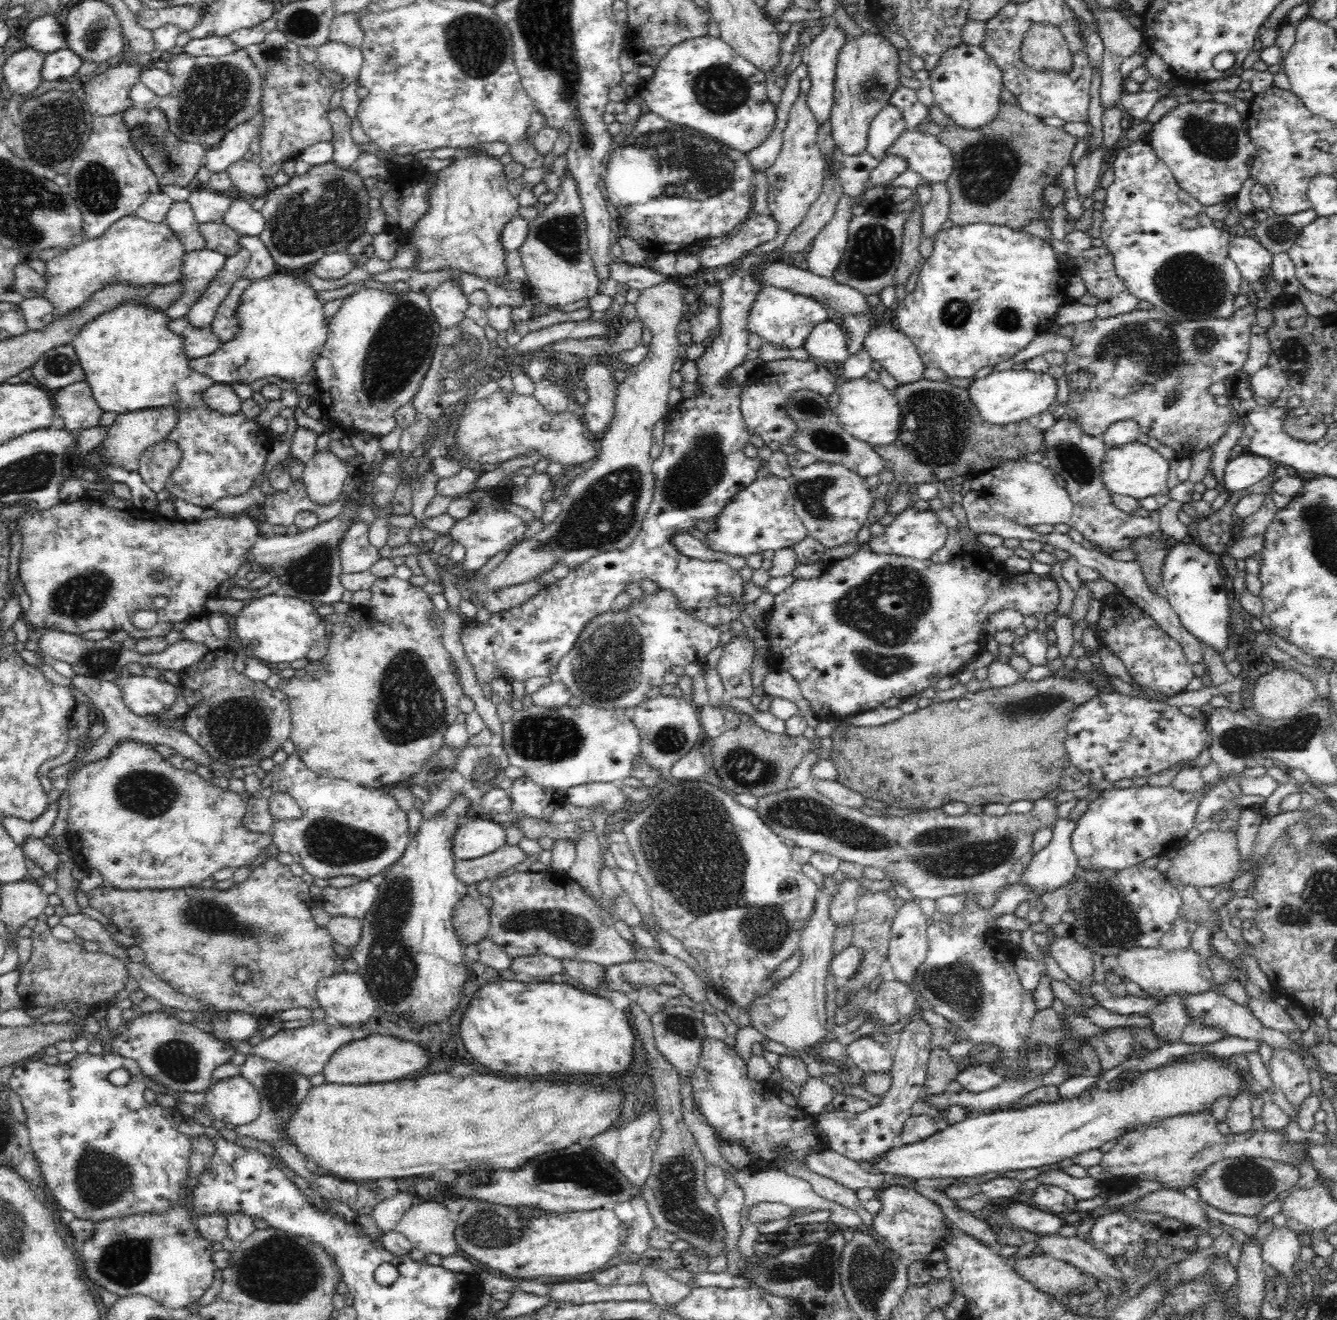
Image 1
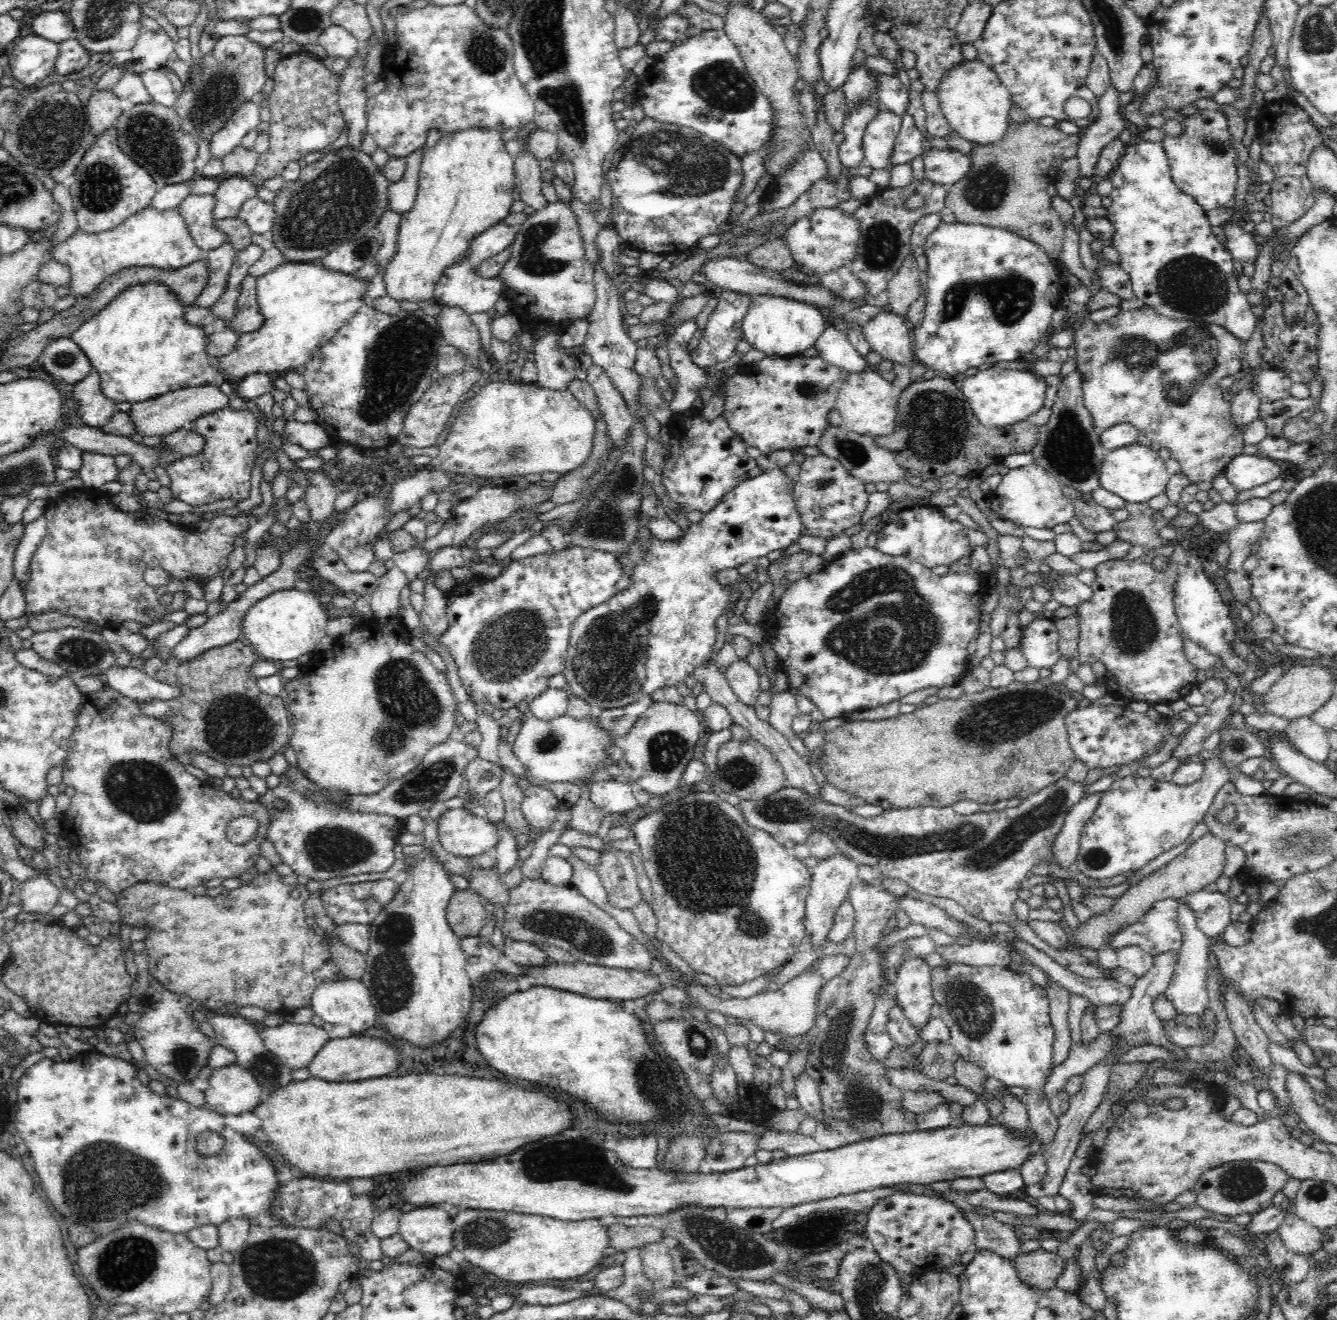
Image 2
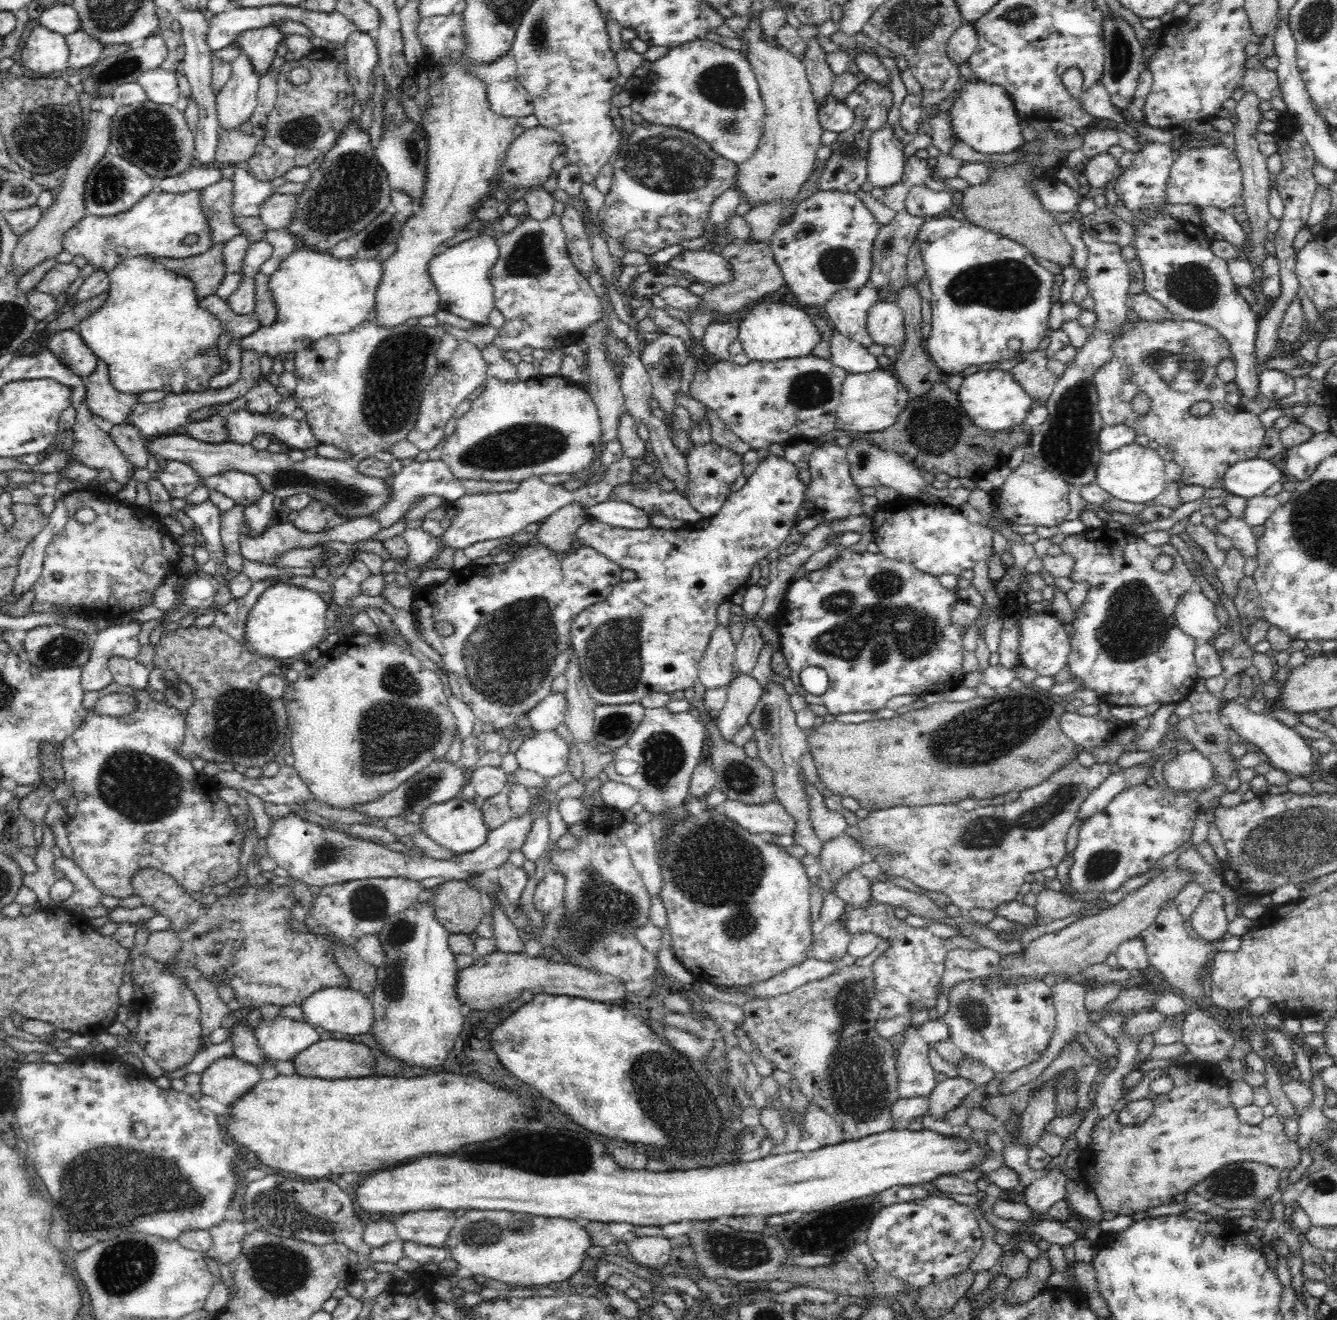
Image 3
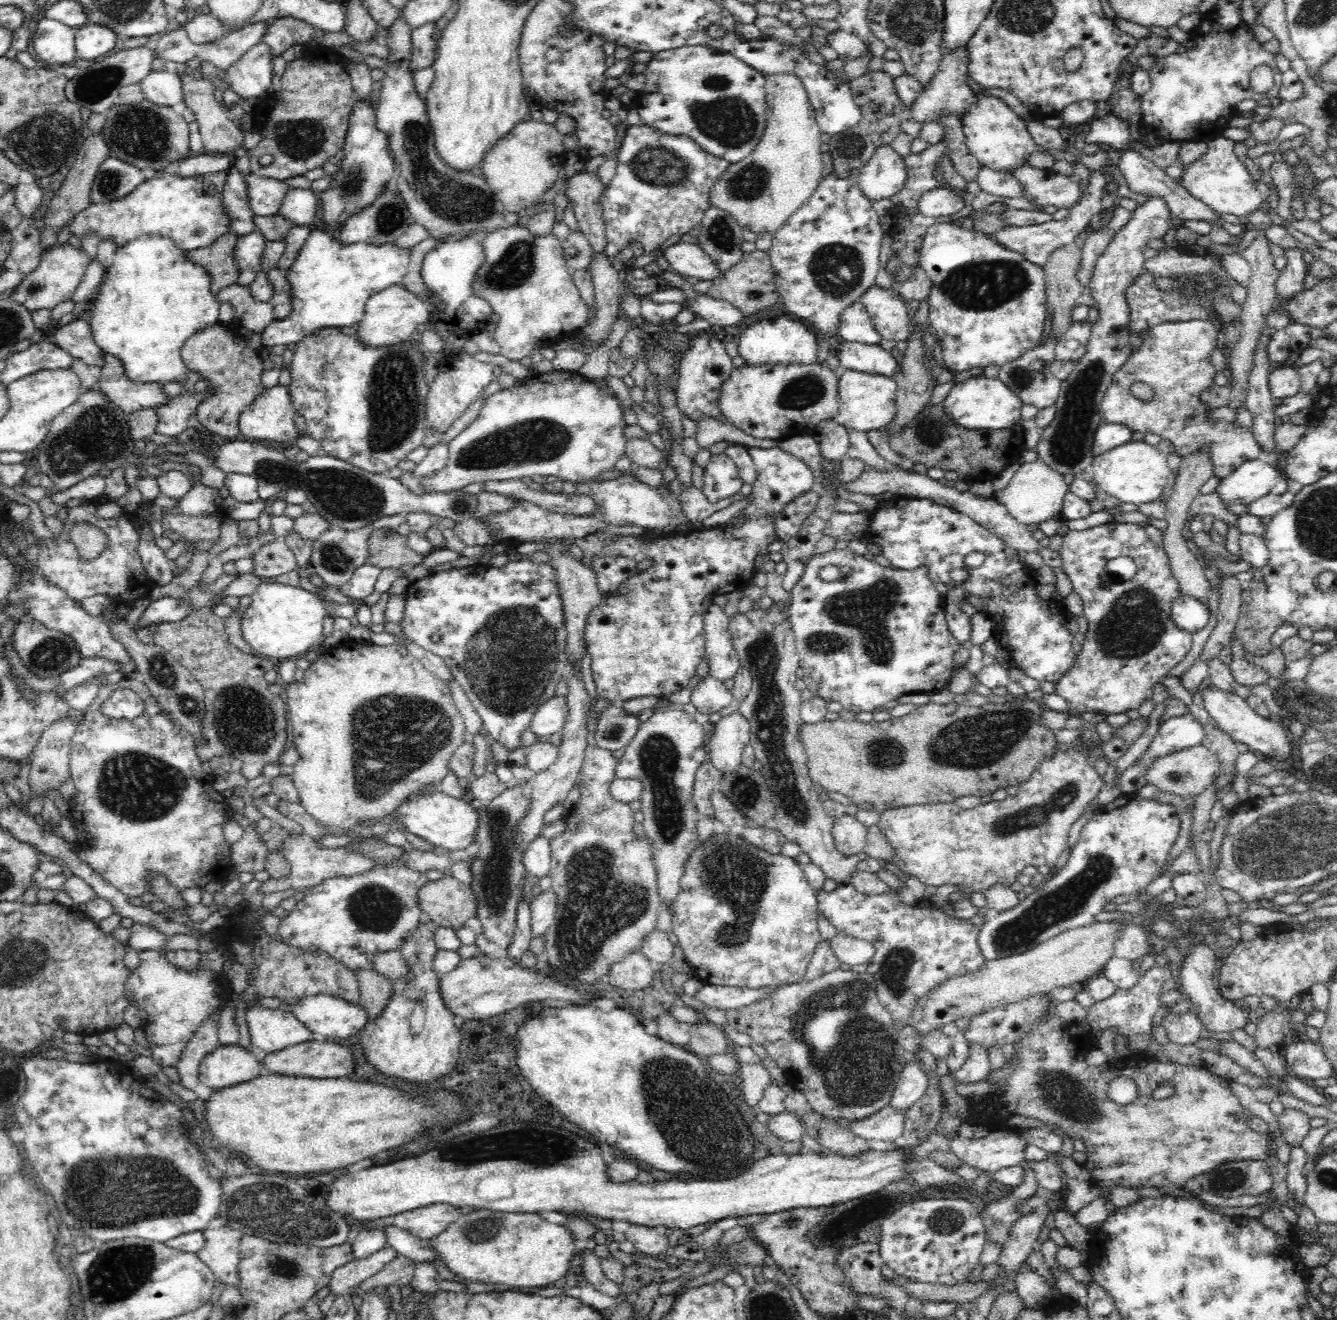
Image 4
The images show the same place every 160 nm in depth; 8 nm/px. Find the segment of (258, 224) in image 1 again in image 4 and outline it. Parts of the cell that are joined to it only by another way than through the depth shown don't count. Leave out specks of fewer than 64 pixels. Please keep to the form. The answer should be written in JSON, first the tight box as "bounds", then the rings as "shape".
{"bounds":[278,188,319,225],"shape":[[[291,188],[286,192],[278,215],[286,217],[296,225],[312,225],[318,218],[319,209],[318,196],[312,189]]]}

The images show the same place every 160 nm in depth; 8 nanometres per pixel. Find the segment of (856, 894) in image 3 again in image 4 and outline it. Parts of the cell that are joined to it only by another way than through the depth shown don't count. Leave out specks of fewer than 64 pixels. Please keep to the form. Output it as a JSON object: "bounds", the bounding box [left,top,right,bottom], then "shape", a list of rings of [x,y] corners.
{"bounds":[728,602,866,885],"shape":[[[776,602],[766,609],[751,609],[747,613],[737,612],[730,617],[728,630],[732,637],[732,648],[736,651],[740,664],[750,671],[753,683],[748,696],[738,705],[739,713],[749,720],[751,725],[750,744],[755,750],[755,760],[760,760],[763,765],[762,773],[771,790],[771,799],[775,804],[775,816],[772,825],[790,842],[801,846],[802,852],[810,857],[812,863],[820,867],[827,878],[835,880],[839,885],[850,885],[849,876],[857,869],[857,864],[866,858],[865,854],[846,856],[836,847],[832,836],[834,817],[827,814],[823,802],[812,789],[813,780],[807,769],[807,754],[801,743],[800,728],[803,720],[800,708],[803,703],[800,699],[800,690],[796,689],[796,670],[800,666],[800,655],[796,649],[796,635],[789,621],[789,609],[784,608],[788,602]]]}

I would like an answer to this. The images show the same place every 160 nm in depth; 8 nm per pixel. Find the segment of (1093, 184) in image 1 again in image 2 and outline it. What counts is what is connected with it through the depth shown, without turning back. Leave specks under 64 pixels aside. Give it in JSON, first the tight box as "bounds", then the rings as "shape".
{"bounds":[1077,84,1128,179],"shape":[[[1108,84],[1106,92],[1098,98],[1100,113],[1099,118],[1083,128],[1080,135],[1077,160],[1079,162],[1079,179],[1094,178],[1095,166],[1101,150],[1116,140],[1122,130],[1128,126],[1124,120],[1123,109],[1119,103],[1119,95],[1113,84]]]}

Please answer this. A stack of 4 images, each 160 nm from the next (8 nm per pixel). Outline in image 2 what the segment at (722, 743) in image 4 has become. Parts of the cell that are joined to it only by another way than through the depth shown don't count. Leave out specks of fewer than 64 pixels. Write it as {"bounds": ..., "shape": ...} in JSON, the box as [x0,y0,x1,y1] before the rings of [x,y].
{"bounds":[724,659,760,706],"shape":[[[739,659],[730,662],[724,670],[726,679],[732,687],[738,700],[746,706],[754,706],[760,694],[760,682],[758,672],[748,663]]]}

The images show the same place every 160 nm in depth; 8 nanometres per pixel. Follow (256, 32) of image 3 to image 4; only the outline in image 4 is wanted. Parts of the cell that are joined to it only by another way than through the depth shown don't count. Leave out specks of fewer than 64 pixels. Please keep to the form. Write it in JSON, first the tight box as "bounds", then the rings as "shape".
{"bounds":[263,16,317,57],"shape":[[[290,16],[272,20],[268,25],[269,28],[264,36],[263,44],[268,44],[274,57],[280,57],[283,52],[292,46],[305,46],[305,44],[310,43],[317,30],[314,26],[302,20],[295,20]]]}

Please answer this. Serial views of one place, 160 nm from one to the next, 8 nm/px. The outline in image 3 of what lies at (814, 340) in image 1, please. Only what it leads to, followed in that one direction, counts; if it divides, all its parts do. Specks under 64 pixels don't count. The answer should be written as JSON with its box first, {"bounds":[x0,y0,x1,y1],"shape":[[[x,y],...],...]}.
{"bounds":[826,330,882,373],"shape":[[[830,330],[826,335],[830,347],[830,359],[848,373],[866,373],[882,368],[878,357],[870,354],[859,342]]]}

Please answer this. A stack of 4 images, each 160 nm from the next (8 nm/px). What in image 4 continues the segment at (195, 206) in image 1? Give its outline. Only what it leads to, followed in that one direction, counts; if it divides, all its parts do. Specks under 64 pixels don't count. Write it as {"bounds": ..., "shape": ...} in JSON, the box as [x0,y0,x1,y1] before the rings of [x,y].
{"bounds":[244,172,290,216],"shape":[[[249,172],[244,174],[248,185],[248,203],[250,209],[258,216],[272,216],[278,214],[286,192],[290,185],[283,180],[262,178]]]}

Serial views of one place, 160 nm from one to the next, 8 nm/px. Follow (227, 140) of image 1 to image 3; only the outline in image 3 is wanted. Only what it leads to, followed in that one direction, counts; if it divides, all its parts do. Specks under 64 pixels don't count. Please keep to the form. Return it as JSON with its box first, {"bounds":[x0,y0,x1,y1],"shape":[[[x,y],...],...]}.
{"bounds":[216,54,261,131],"shape":[[[246,54],[231,62],[231,77],[216,93],[219,127],[226,131],[240,129],[240,125],[250,120],[257,108],[261,75]]]}

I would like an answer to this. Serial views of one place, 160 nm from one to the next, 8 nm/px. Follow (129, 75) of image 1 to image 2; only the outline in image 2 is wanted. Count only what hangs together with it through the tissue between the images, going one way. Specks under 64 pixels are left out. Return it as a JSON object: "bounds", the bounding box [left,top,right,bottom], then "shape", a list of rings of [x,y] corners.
{"bounds":[86,90,122,138],"shape":[[[112,90],[92,91],[88,106],[86,108],[87,124],[90,125],[92,136],[98,138],[104,130],[115,126],[122,114],[120,99],[112,93]]]}

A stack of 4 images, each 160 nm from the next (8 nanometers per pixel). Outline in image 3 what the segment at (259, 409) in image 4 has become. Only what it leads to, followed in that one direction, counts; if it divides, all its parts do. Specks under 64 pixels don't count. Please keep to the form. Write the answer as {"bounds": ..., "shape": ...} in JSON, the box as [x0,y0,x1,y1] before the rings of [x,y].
{"bounds":[226,411,320,453],"shape":[[[275,411],[232,412],[226,420],[226,429],[228,429],[226,441],[237,444],[251,444],[252,439],[260,434],[271,436],[286,449],[303,450],[307,453],[320,444],[305,420],[298,421],[292,416],[278,415]]]}

